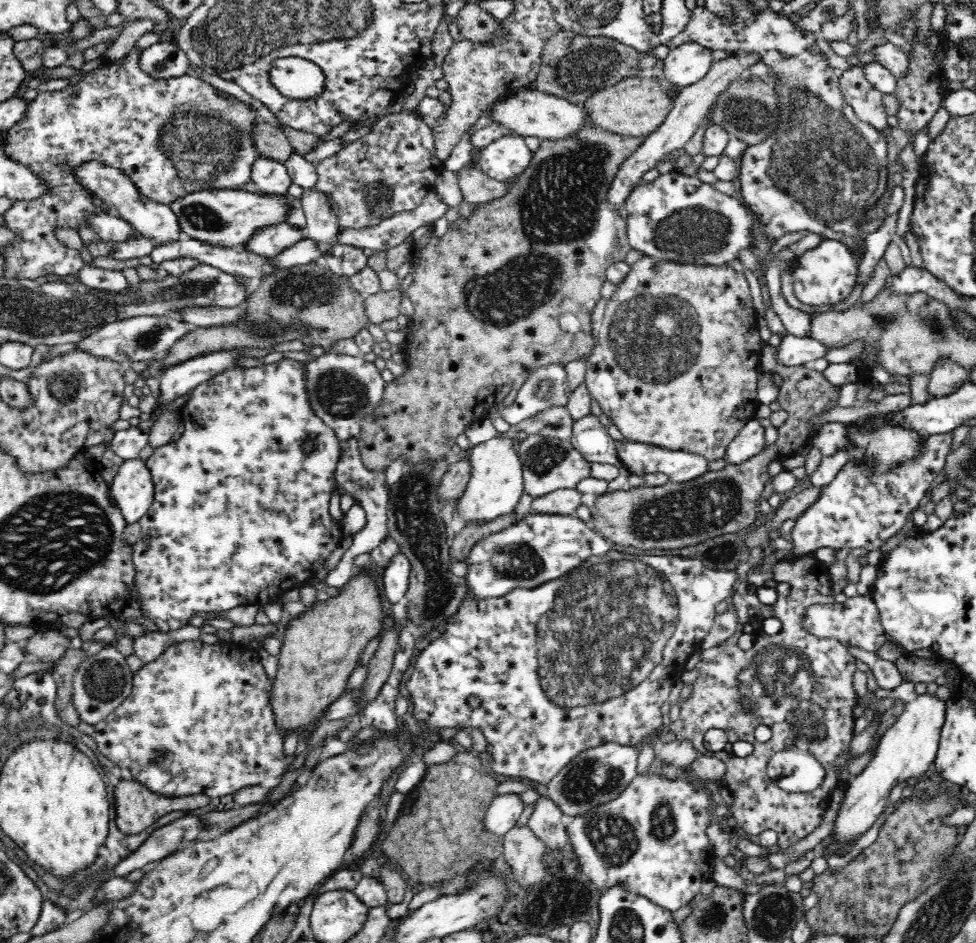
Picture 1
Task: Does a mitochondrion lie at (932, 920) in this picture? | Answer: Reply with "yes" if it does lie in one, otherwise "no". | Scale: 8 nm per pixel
yes

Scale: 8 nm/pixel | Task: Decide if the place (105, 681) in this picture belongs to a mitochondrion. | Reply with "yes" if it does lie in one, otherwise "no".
yes

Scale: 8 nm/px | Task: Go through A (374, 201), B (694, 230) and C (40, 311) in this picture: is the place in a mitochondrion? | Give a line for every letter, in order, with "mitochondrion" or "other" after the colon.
A: mitochondrion
B: mitochondrion
C: mitochondrion

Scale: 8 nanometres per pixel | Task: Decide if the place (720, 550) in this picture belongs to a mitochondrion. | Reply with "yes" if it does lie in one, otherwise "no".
yes

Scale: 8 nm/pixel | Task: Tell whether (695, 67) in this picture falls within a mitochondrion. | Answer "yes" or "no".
no

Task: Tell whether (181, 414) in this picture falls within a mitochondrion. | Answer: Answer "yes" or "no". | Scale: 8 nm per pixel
no

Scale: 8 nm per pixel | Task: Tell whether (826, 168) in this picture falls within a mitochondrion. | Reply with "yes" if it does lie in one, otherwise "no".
yes

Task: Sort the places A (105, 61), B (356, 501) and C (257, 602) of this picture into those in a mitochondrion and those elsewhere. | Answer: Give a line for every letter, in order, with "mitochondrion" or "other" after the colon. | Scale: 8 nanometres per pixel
A: other
B: other
C: other

